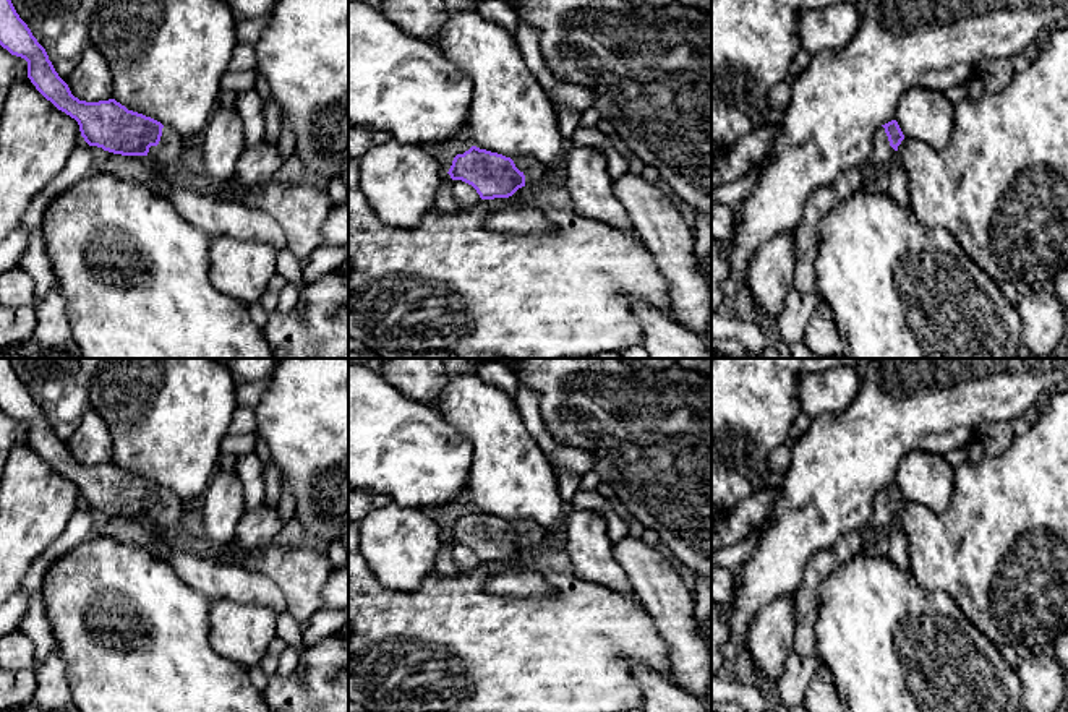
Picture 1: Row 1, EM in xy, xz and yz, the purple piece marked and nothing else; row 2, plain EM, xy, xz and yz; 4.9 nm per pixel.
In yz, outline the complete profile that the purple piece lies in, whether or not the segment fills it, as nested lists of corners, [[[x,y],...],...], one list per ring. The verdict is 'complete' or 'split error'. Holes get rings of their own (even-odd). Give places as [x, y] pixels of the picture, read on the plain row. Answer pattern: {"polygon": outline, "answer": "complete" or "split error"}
{"polygon": [[[891,483],[874,496],[874,513],[864,529],[864,535],[869,537],[878,529],[890,529],[896,522],[896,514],[904,498],[896,483]]], "answer": "split error"}

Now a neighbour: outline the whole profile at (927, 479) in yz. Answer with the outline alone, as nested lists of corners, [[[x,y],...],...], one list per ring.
[[[916,449],[901,459],[895,483],[906,503],[919,503],[940,514],[951,503],[955,467],[940,454]]]

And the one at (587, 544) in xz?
[[[567,506],[566,547],[577,577],[634,594],[632,582],[613,555],[608,524],[595,511]]]

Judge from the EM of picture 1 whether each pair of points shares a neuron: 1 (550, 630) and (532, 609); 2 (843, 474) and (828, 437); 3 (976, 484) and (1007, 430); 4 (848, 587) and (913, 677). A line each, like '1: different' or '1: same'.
1: same
2: same
3: different
4: same

